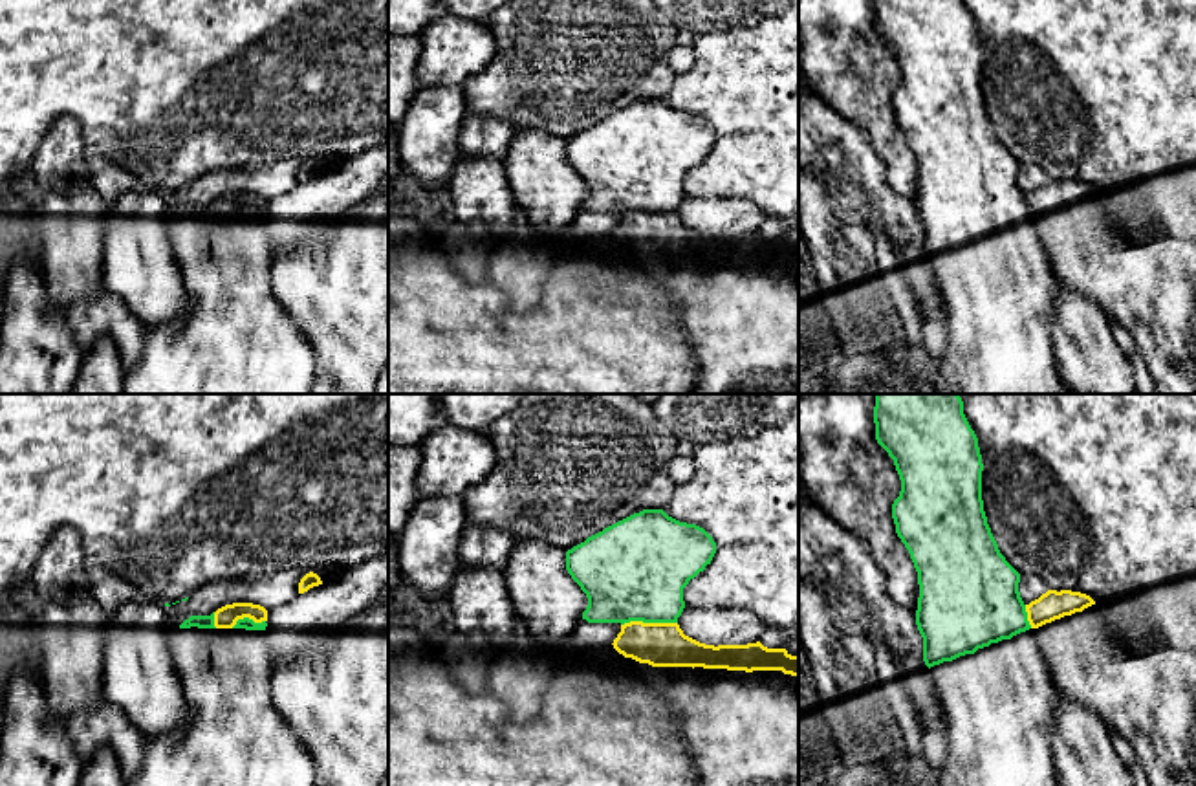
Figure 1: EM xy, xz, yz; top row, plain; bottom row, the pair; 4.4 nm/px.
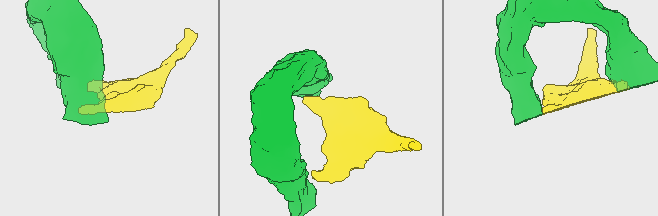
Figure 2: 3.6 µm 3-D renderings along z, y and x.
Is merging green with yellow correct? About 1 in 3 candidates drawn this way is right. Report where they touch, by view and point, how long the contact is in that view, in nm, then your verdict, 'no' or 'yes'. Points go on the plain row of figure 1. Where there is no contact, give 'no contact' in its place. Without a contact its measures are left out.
xz (649, 211) | 240 nm | no

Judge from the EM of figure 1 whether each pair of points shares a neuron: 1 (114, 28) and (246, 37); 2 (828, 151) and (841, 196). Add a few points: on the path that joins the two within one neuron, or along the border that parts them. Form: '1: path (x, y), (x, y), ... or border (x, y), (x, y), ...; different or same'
1: path (147, 28), (213, 28); same
2: path (839, 162), (841, 185); same

